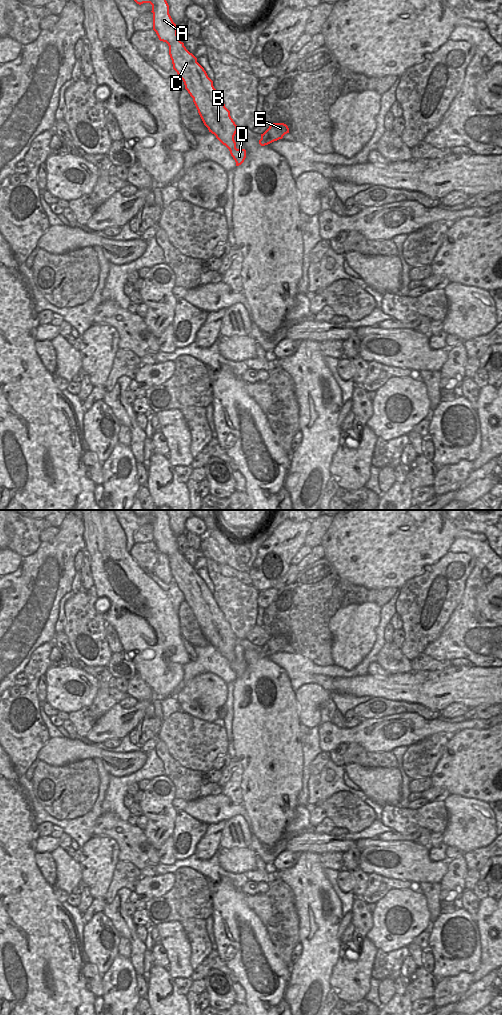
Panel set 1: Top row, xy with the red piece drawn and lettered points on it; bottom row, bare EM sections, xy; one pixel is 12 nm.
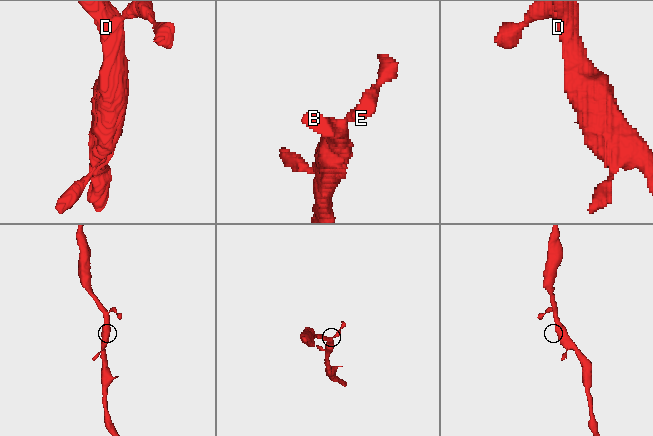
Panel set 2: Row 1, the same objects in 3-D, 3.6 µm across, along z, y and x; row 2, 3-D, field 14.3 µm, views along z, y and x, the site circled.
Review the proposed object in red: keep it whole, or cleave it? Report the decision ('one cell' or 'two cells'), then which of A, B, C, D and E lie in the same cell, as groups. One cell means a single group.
one cell | A B C D E

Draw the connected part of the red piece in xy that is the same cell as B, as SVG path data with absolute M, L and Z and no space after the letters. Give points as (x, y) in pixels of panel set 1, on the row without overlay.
M133 510L141 517L150 515L153 525L153 542L160 553L169 558L169 567L173 581L183 592L185 601L193 610L198 625L209 644L225 657L236 674L241 677L246 670L245 661L237 661L234 648L239 641L225 619L213 593L208 589L197 570L190 565L177 547L176 536L169 526L169 517L165 510Z

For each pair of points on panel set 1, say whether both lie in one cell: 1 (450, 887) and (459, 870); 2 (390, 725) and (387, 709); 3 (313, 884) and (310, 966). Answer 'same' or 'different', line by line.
1: same
2: different
3: same

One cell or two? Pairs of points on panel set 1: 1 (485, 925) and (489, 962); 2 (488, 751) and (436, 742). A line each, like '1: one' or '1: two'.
1: one
2: two

